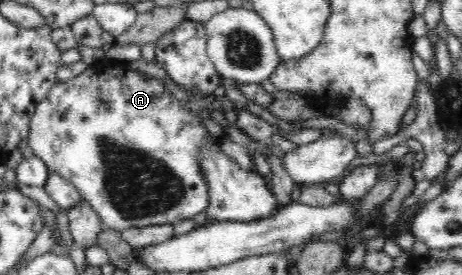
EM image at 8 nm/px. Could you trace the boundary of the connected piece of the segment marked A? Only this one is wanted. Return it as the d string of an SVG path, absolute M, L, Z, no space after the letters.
M90 67L85 72L77 75L75 78L56 82L49 91L48 97L41 103L38 103L37 109L34 110L33 118L30 121L30 133L27 139L29 147L33 149L33 153L46 163L50 173L58 174L59 177L65 179L75 186L82 197L89 201L94 211L101 219L102 228L122 231L131 227L144 227L147 225L162 225L162 223L176 223L188 217L194 217L196 213L202 213L204 209L208 209L208 188L206 180L199 164L199 147L202 143L214 141L214 137L210 137L206 133L206 129L202 127L202 119L180 107L180 103L176 103L176 99L168 93L168 89L158 81L158 78L152 78L148 75L140 77L139 72L127 70L120 73L120 77L114 75L106 75L100 73Z

